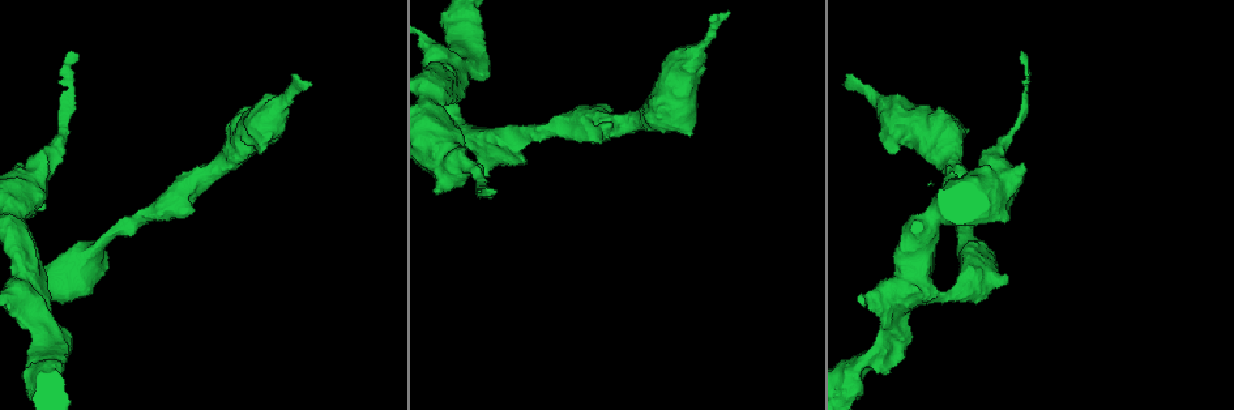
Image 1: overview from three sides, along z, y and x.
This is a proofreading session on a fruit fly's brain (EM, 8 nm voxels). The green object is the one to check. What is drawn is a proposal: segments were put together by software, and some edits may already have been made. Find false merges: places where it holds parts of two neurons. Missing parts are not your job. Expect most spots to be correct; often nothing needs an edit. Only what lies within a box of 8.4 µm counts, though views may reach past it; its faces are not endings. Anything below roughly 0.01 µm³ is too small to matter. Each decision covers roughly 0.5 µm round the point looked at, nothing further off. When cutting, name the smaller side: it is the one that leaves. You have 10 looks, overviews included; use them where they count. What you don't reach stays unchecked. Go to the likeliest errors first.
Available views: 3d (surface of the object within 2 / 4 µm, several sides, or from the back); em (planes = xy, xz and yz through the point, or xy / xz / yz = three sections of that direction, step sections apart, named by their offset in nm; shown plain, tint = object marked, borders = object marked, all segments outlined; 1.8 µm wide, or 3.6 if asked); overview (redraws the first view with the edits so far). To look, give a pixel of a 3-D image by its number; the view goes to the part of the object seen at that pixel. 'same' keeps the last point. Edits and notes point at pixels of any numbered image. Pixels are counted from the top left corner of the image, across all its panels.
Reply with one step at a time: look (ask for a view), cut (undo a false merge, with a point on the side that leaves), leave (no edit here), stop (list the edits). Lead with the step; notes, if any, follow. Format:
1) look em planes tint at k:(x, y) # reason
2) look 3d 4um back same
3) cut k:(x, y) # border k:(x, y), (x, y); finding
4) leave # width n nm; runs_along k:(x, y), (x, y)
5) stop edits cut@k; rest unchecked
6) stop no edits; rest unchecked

look em 3.6um planes borders at 1:(28, 295) # four or more arms meet

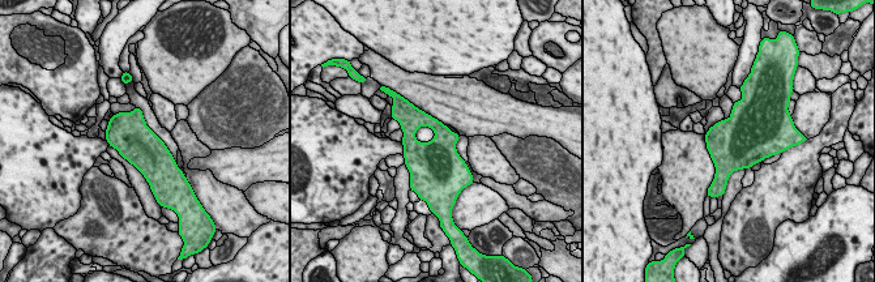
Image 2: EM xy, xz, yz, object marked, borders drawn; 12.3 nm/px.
leave # continuous, no second neuron

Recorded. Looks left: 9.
look em yz step 4 tint at 1:(471, 170) # side arm on a straight run

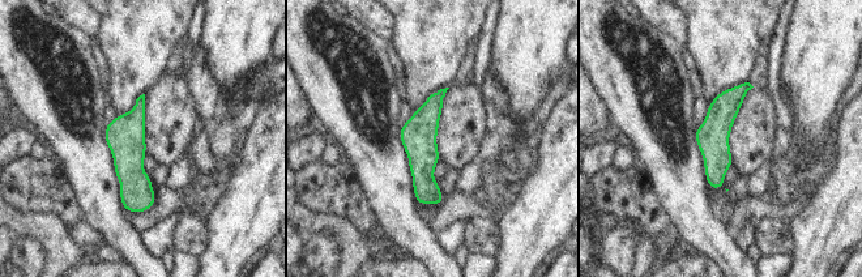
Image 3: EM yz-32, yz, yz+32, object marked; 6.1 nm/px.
leave # width 200 nm; runs_along 3:(141, 99), (132, 123), (137, 209); all the same neuron

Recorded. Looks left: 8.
look em 3.6um planes plain at 1:(704, 41) # thick turns thin

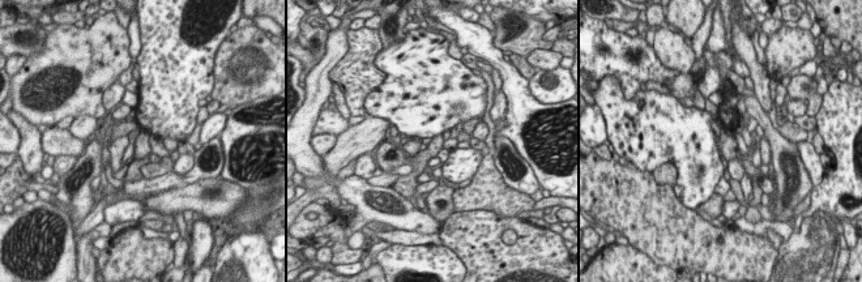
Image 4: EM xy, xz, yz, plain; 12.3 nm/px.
look em 3.6um planes tint same # with the object marked

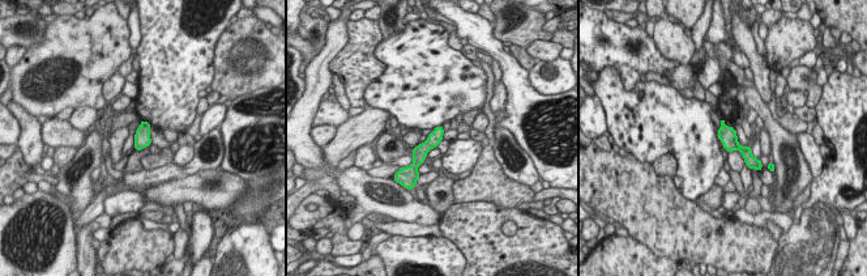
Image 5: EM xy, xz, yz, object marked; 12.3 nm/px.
leave # runs_along 5:(440, 130), (419, 153), (413, 168); all the same neuron

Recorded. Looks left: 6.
look 3d 4um back at 1:(975, 249) # thick turns thin

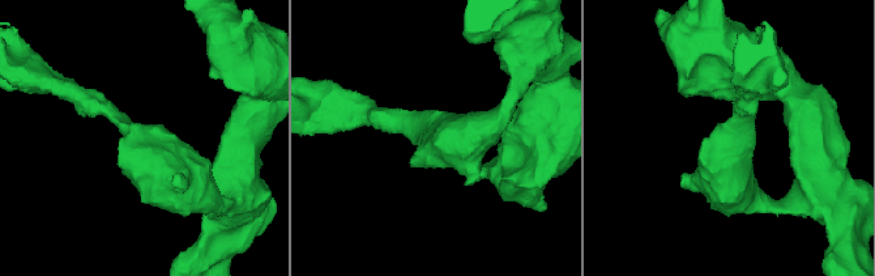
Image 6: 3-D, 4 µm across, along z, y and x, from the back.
look em 3.6um xz step 8 tint at 6:(426, 135) # arm_widths 280, 600 nm; need the tissue

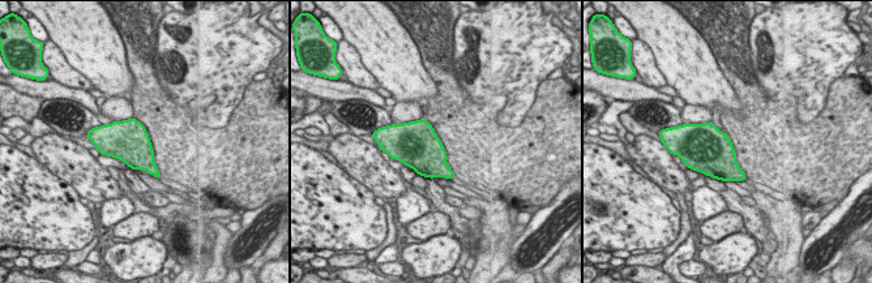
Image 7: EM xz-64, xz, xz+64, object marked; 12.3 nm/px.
look em 3.6um planes tint same

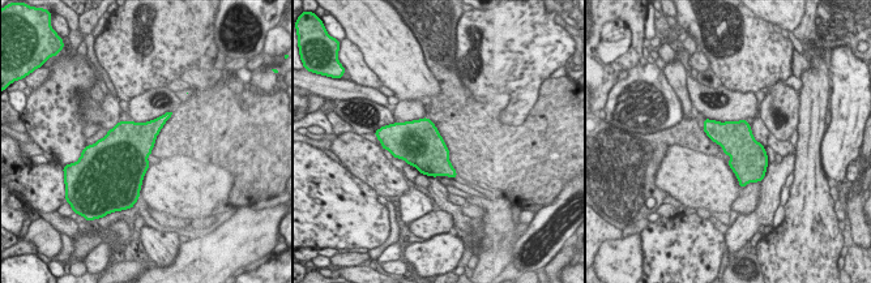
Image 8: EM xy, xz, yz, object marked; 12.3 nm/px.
leave # width 420 nm; one neuron here

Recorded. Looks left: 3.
stop no edits; rest unchecked

